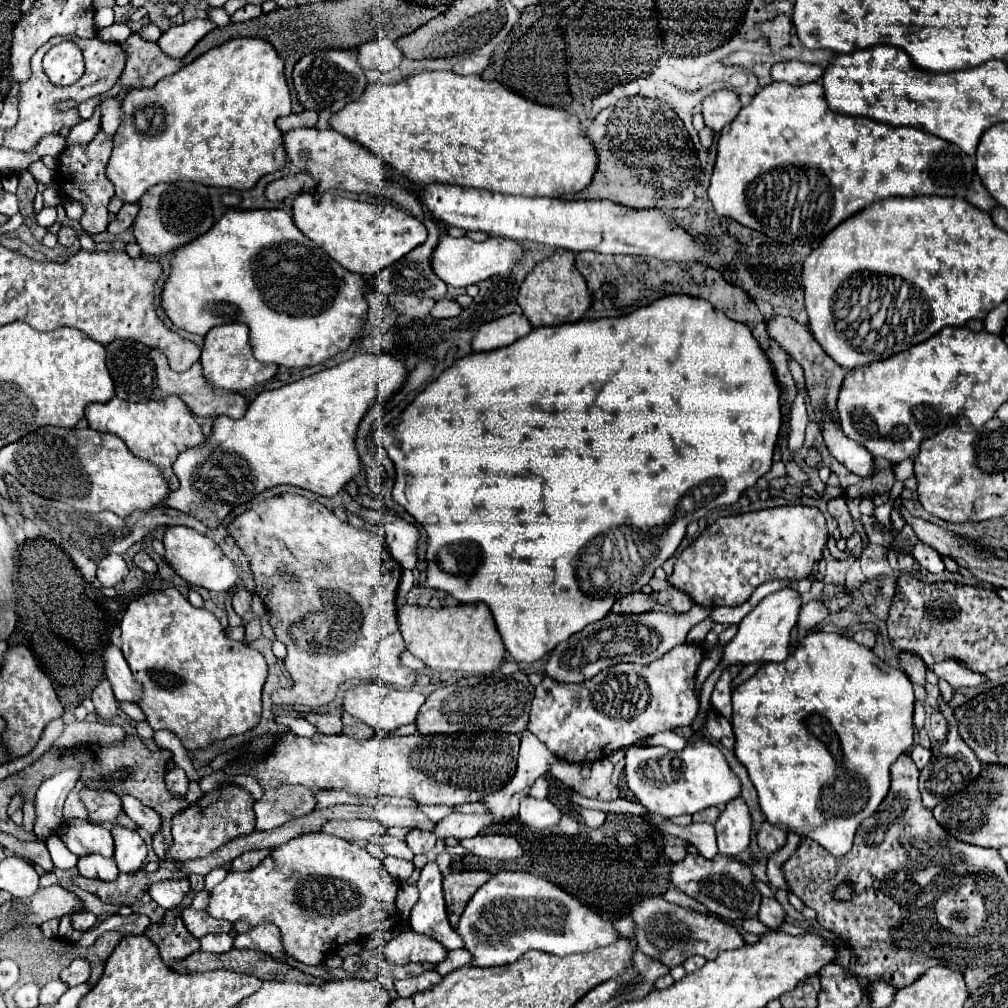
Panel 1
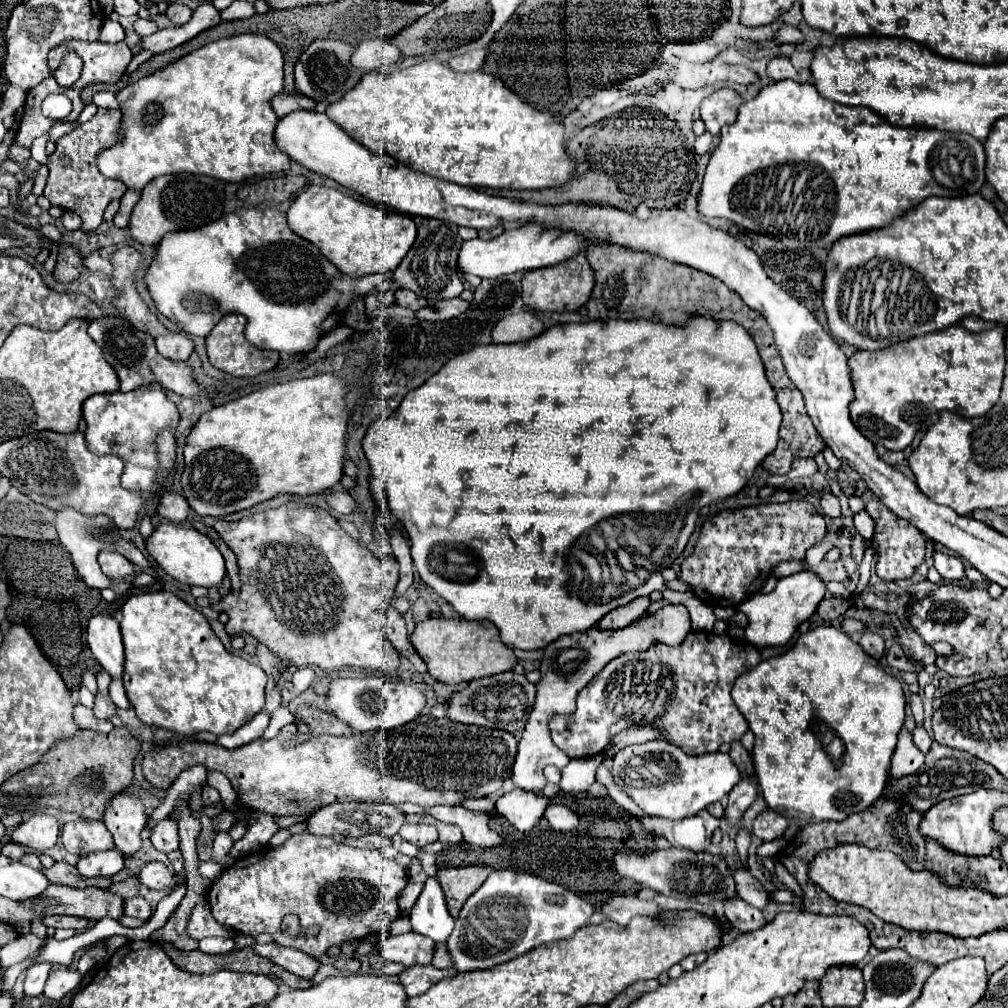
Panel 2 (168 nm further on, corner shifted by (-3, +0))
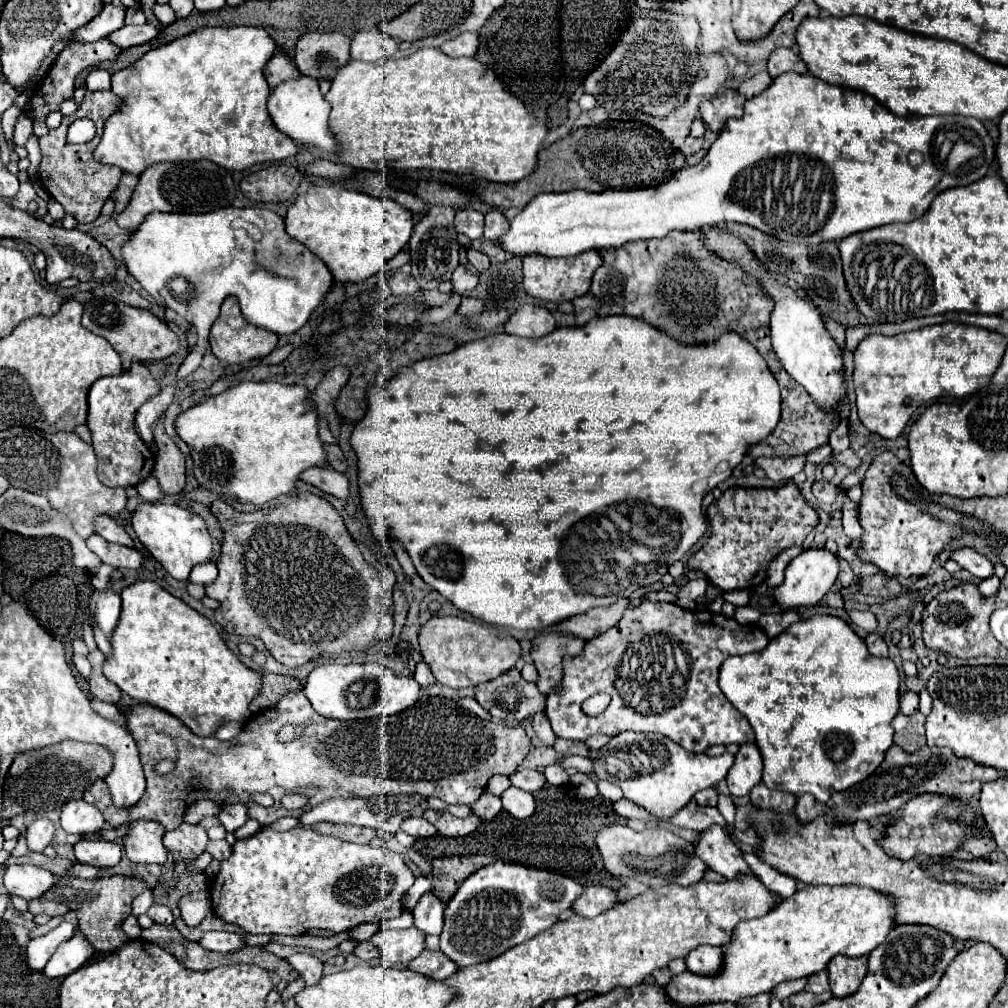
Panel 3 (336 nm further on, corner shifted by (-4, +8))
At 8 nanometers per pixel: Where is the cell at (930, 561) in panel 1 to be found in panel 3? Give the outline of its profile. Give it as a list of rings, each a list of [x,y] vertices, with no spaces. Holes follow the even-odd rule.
[[[968,547],[958,549],[958,551],[952,553],[952,559],[954,559],[962,569],[970,571],[972,575],[976,575],[976,577],[980,577],[980,579],[992,577],[992,563],[990,563],[984,555],[976,553],[974,549],[968,549]]]

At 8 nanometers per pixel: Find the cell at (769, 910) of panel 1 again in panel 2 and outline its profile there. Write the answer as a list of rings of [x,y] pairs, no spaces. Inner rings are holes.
[[[733,867],[731,875],[735,879],[735,889],[737,889],[737,897],[741,897],[743,901],[747,901],[749,905],[763,909],[769,903],[769,895],[767,891],[763,891],[761,883],[743,867]]]

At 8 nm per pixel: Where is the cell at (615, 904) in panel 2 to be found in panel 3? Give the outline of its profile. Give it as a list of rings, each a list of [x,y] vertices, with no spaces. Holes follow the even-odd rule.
[[[592,885],[584,891],[584,895],[580,895],[580,899],[576,899],[576,903],[572,907],[578,915],[596,917],[596,915],[612,909],[616,903],[618,903],[618,897],[616,897],[614,889],[602,887],[602,885]]]

